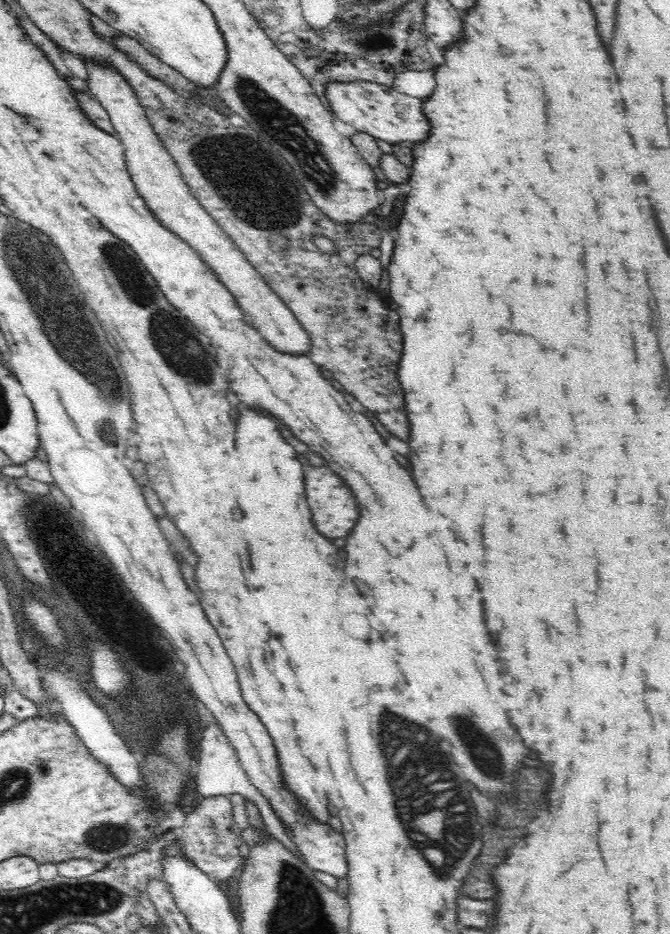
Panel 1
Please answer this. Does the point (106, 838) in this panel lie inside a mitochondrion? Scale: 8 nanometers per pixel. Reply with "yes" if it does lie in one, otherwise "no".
yes

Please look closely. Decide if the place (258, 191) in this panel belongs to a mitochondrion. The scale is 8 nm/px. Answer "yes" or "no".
yes

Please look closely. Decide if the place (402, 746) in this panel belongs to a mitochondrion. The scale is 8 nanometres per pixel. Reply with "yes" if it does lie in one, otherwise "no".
yes

